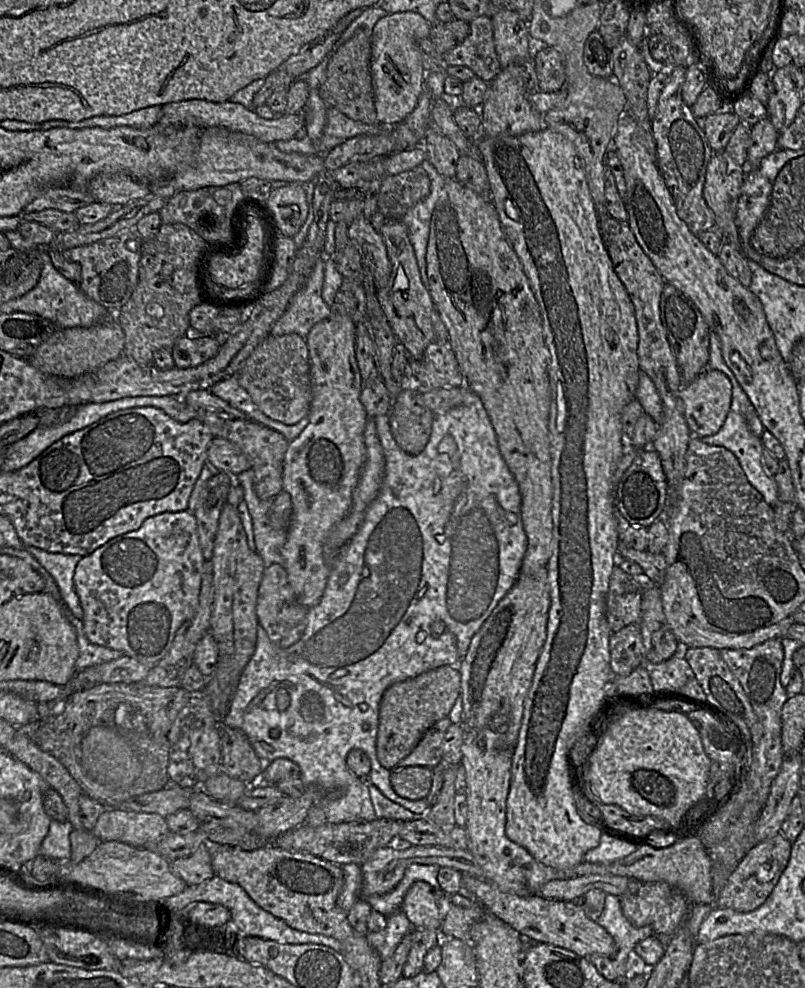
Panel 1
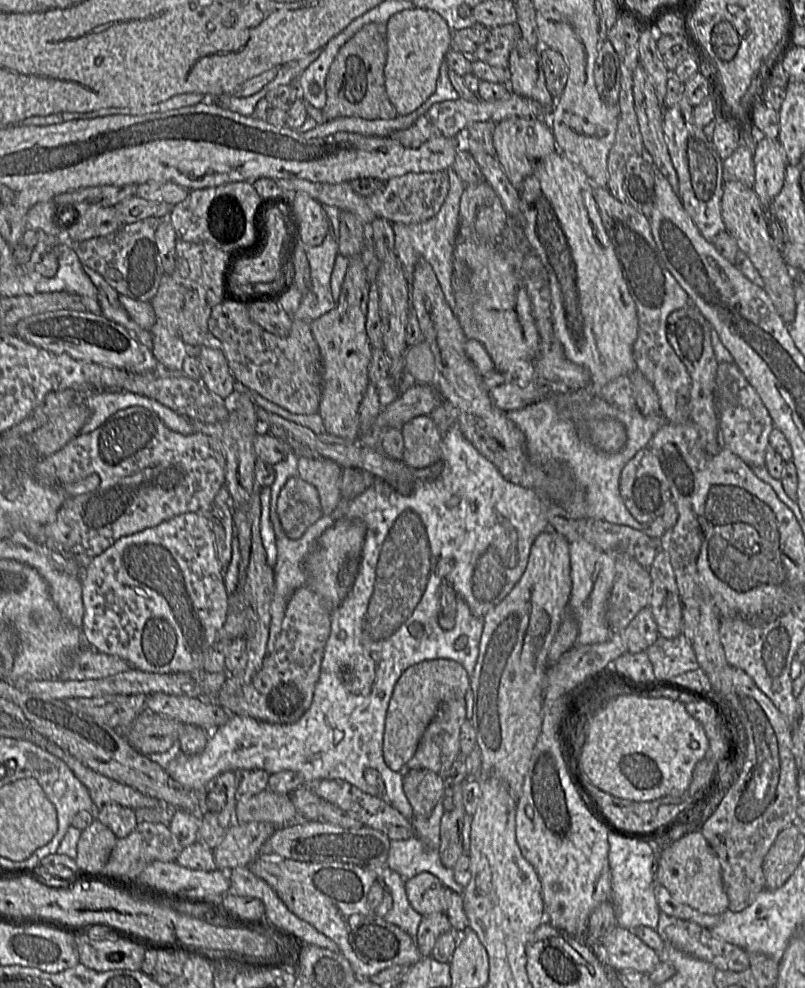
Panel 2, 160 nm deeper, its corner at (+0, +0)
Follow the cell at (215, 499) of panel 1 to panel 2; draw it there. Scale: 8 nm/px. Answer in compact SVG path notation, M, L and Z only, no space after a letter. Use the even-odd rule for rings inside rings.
M132 406L126 409L120 410L108 418L101 426L87 434L79 434L62 449L56 453L44 458L38 459L38 462L33 467L33 475L36 481L45 486L60 487L67 493L67 488L73 484L81 482L91 474L97 474L100 477L100 485L94 491L81 493L78 495L68 495L57 515L52 523L49 523L45 527L46 541L44 544L49 550L57 552L59 554L75 555L79 562L79 567L86 568L88 562L95 556L101 554L108 549L113 543L115 543L121 537L131 535L147 528L157 526L163 521L169 520L173 517L186 513L203 513L208 517L210 529L213 534L213 541L216 549L217 559L224 571L231 561L232 557L232 540L233 540L233 510L231 508L230 496L227 503L220 503L219 505L213 505L216 495L219 490L225 485L225 469L226 459L225 453L220 445L220 442L208 435L194 432L190 435L183 435L170 430L159 418L159 416L153 411L141 407Z

